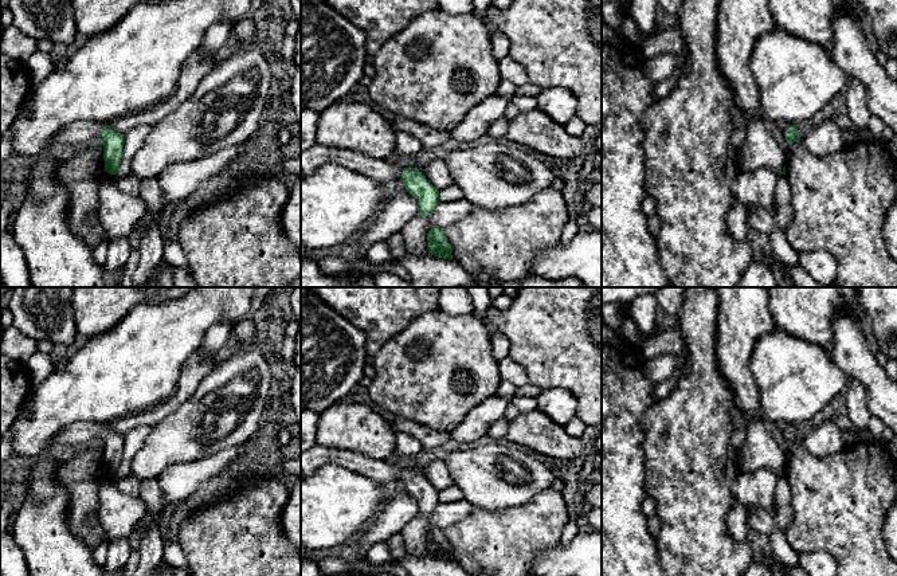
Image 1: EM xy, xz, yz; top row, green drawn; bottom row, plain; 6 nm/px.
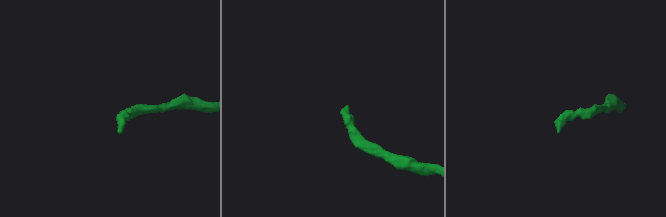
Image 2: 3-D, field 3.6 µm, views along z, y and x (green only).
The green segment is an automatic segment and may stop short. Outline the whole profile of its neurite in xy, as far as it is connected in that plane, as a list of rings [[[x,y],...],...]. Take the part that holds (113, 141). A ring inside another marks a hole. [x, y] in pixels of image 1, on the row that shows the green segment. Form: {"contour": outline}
{"contour": [[[75,121],[51,138],[51,146],[70,144],[83,146],[99,140],[103,144],[105,171],[110,175],[120,172],[125,136],[95,121]]]}

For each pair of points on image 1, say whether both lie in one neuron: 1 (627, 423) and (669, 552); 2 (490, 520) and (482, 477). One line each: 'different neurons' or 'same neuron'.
1: different neurons
2: different neurons

